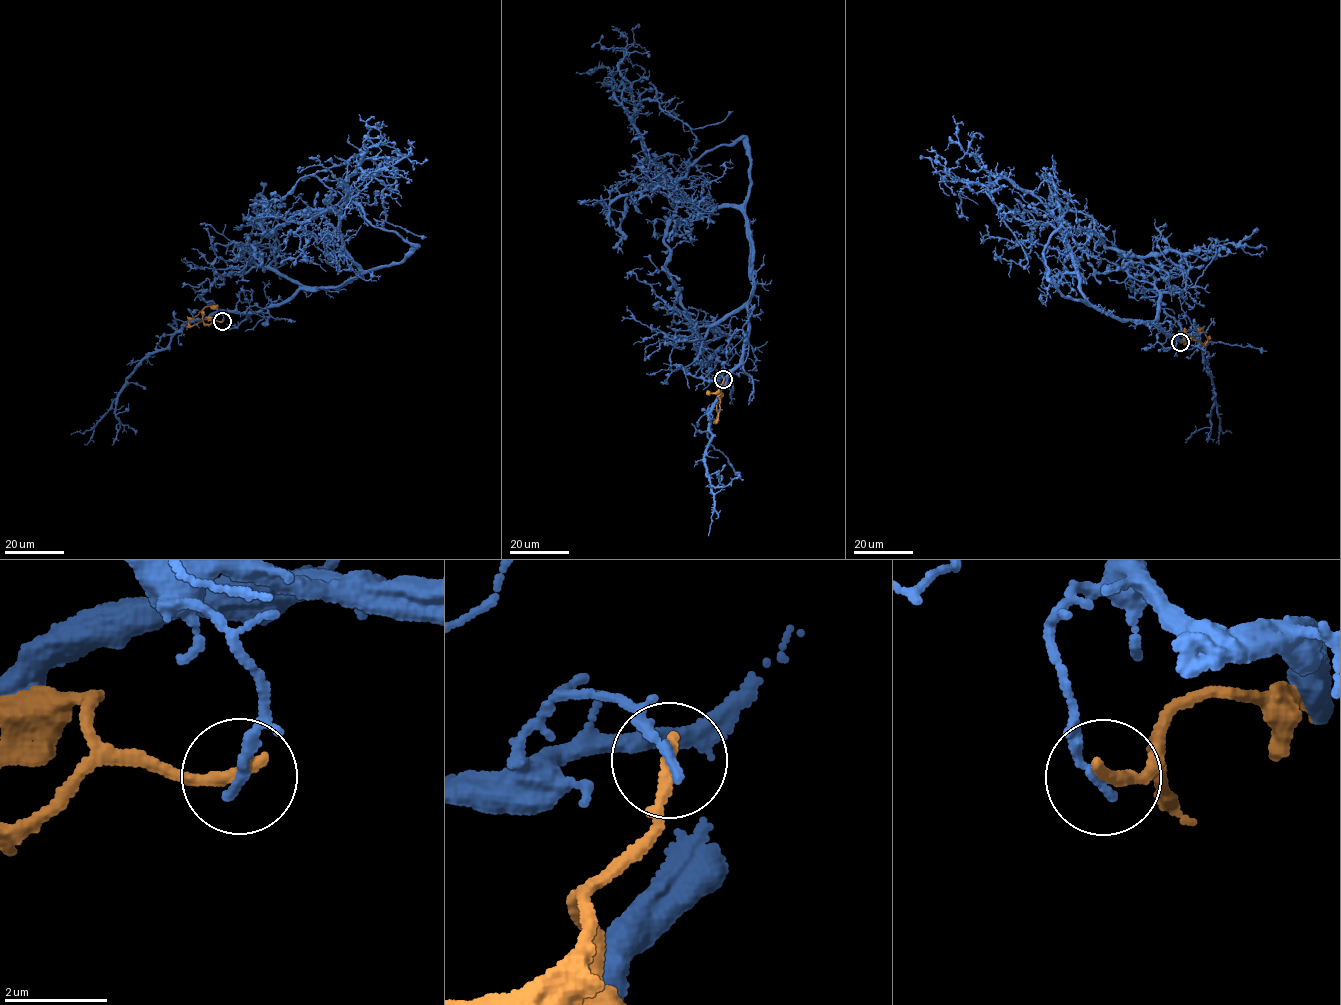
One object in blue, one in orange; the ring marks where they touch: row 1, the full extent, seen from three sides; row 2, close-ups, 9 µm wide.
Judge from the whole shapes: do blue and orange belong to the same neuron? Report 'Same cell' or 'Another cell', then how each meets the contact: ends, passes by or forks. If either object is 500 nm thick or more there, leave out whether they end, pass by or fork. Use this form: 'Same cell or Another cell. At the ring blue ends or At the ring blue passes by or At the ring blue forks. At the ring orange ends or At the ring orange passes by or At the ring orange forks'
Another cell. At the ring blue ends. At the ring orange ends

